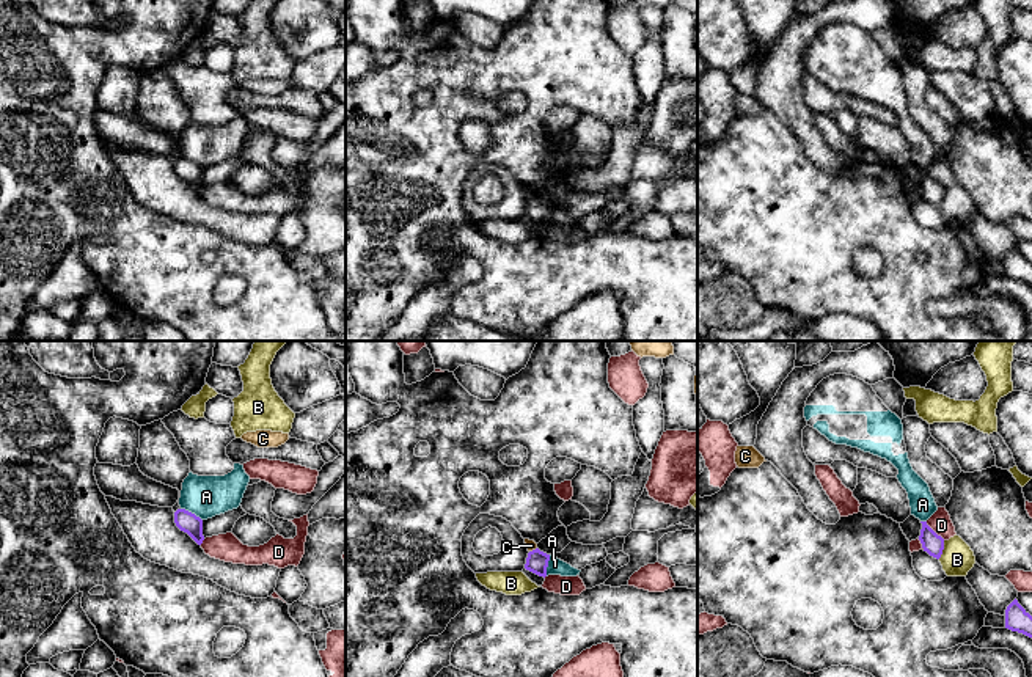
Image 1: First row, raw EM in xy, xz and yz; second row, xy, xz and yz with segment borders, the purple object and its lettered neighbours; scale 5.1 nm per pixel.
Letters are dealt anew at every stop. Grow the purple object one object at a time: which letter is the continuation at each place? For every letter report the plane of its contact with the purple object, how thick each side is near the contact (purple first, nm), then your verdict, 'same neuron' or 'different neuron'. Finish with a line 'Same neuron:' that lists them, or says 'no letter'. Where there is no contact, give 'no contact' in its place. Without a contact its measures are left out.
A: meets purple in xy; 110 nm thick on the purple side, 220 nm on the other; different neuron
B: meets purple in yz; 110 nm thick on the purple side, 170 nm on the other; different neuron
C: meets purple in xz; 110 nm thick on the purple side, 50 nm on the other; different neuron
D: meets purple in yz; 110 nm thick on the purple side, 110 nm on the other; different neuron
Same neuron: no letter

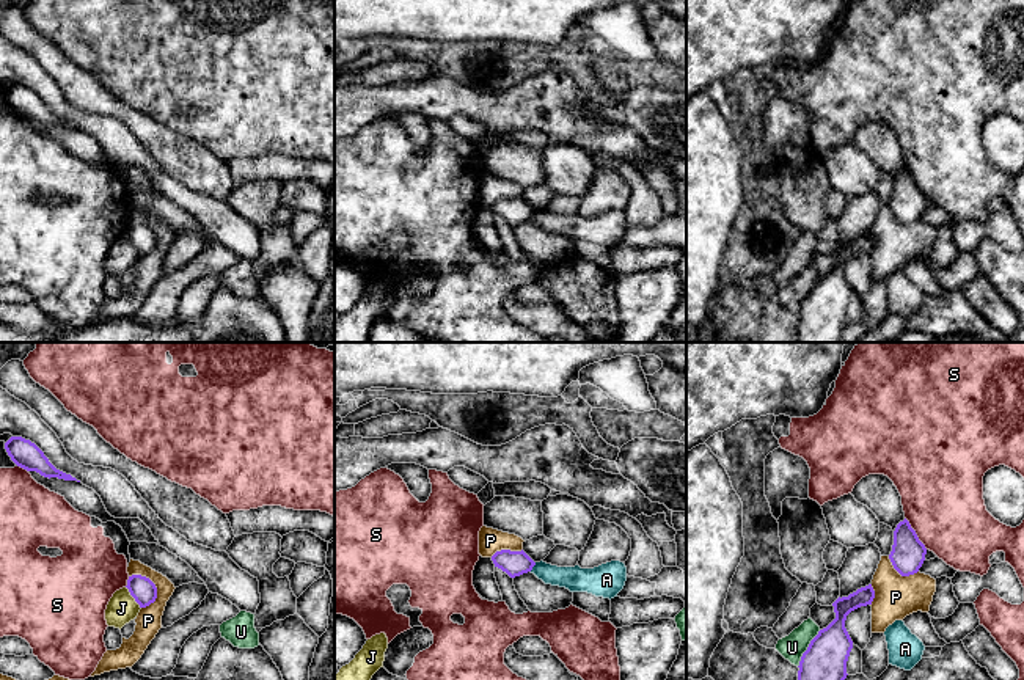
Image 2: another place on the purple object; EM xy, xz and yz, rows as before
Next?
A: meets purple in xz; 130 nm thick on the purple side, 130 nm on the other; different neuron
J: meets purple in xy; 130 nm thick on the purple side, 150 nm on the other; different neuron
P: meets purple in xy; 130 nm thick on the purple side, 130 nm on the other; different neuron
S: meets purple in yz; 180 nm thick on the purple side, 420 nm on the other; different neuron
U: meets purple in yz; 220 nm thick on the purple side, 130 nm on the other; different neuron
Same neuron: no letter

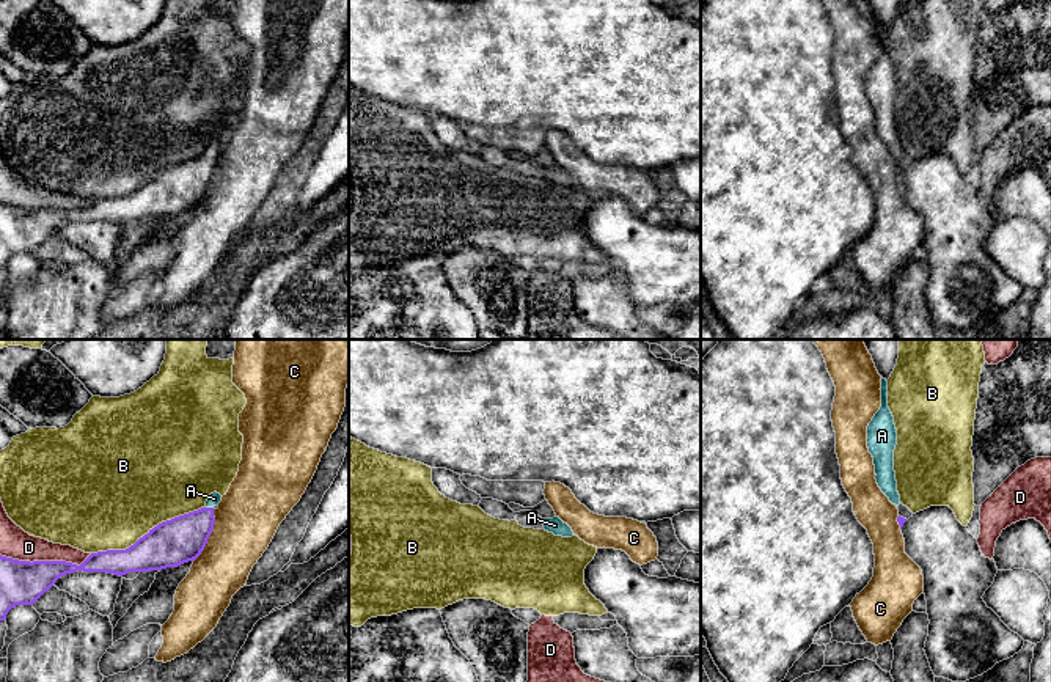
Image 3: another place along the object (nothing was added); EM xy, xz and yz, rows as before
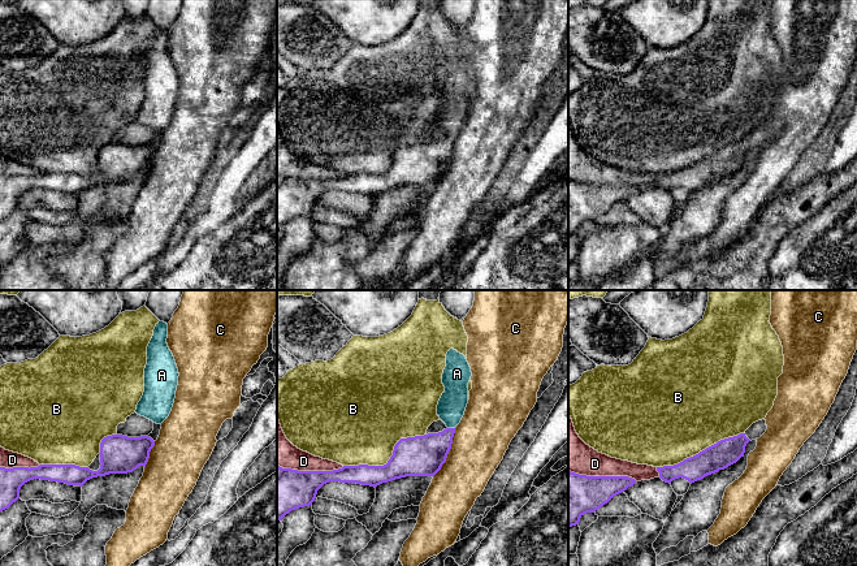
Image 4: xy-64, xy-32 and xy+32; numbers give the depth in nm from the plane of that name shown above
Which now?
A: meets purple in xy; 240 nm thick on the purple side, 70 nm on the other; same neuron
B: meets purple in xy; 240 nm thick on the purple side, 480 nm on the other; different neuron
C: meets purple in xy; 240 nm thick on the purple side, 320 nm on the other; different neuron
D: meets purple in xy; 220 nm thick on the purple side, 160 nm on the other; different neuron
Same neuron: A

